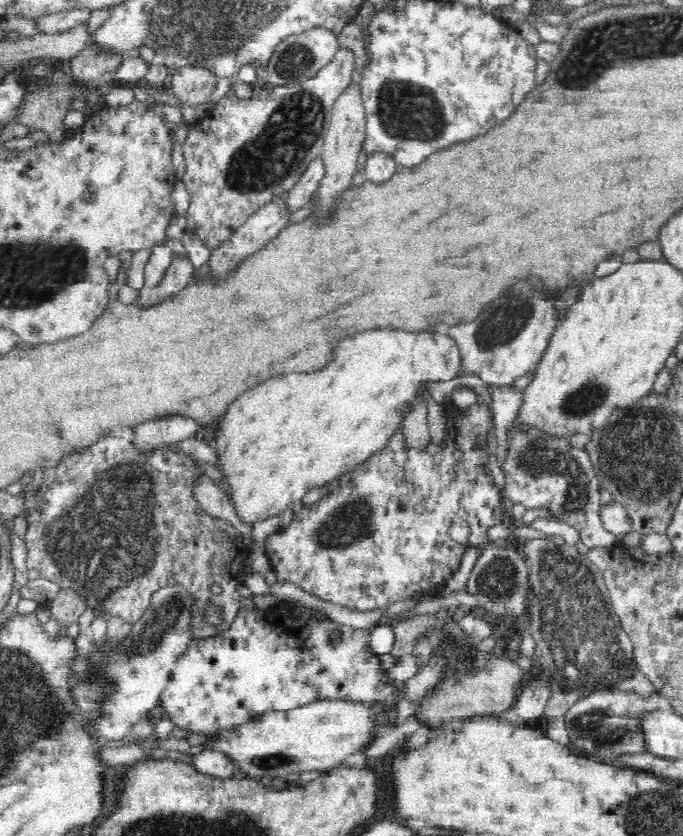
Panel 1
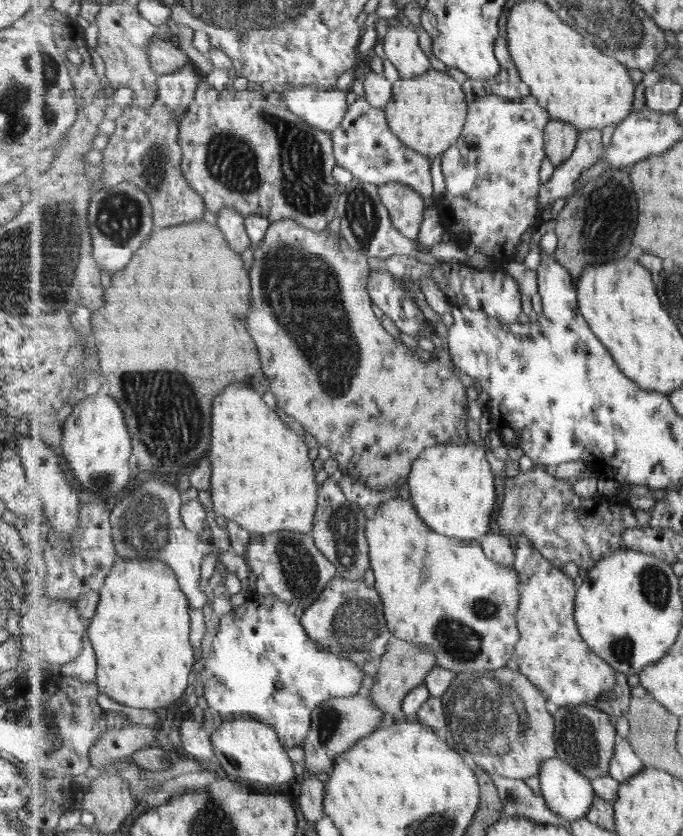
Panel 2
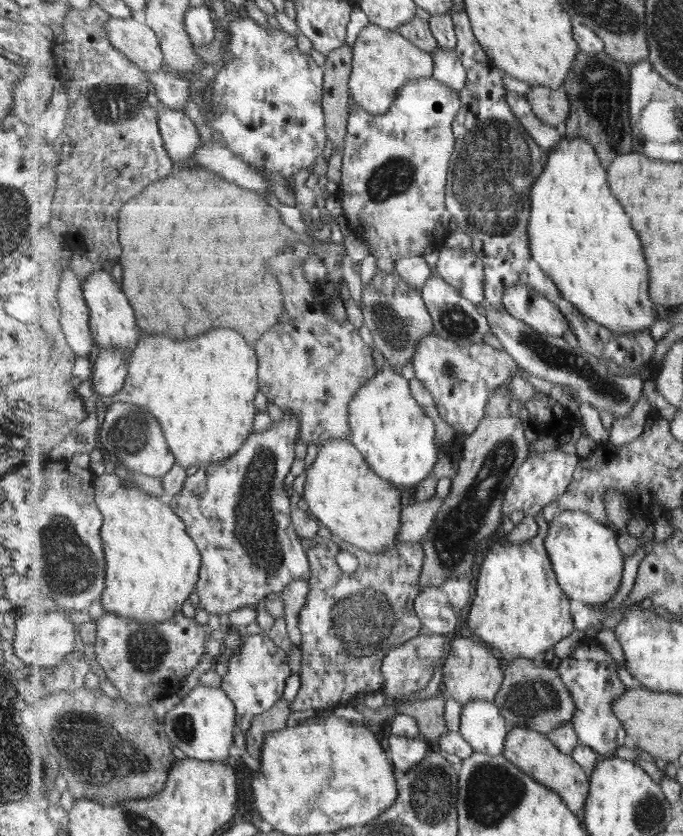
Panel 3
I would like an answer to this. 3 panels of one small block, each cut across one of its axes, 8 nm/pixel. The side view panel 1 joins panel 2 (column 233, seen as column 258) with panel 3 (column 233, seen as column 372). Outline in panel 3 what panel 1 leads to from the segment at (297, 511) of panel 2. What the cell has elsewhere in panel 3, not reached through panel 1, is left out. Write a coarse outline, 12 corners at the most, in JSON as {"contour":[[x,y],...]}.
{"contour":[[231,328],[147,336],[124,387],[176,462],[226,461],[253,434],[259,361]]}

